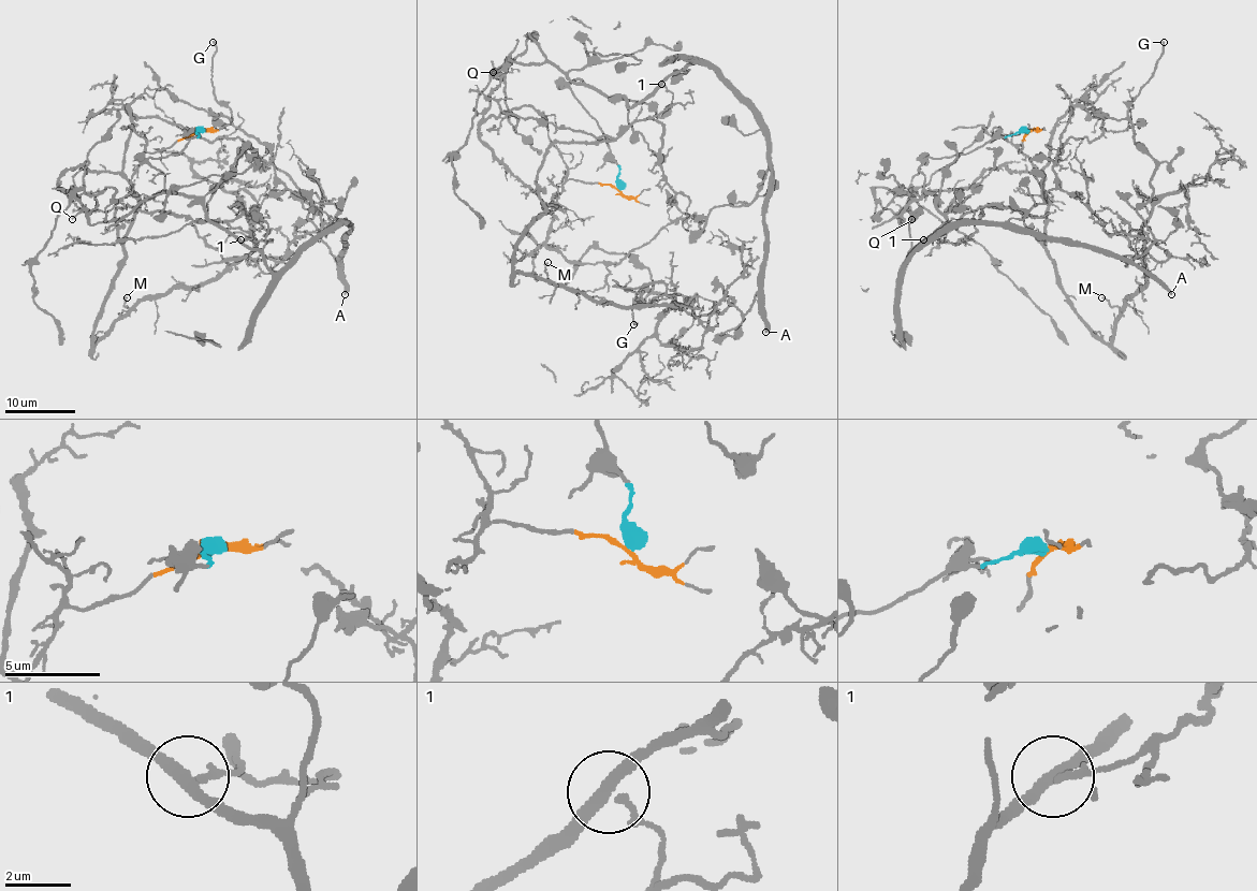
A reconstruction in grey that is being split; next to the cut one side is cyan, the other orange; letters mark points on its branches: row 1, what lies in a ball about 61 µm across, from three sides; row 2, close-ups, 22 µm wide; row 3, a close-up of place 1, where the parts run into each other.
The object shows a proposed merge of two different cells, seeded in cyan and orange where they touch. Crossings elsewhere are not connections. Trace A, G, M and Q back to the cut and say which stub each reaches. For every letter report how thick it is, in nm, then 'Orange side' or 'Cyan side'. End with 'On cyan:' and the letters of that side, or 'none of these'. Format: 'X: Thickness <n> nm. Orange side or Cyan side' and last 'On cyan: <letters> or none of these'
A: Thickness 320 nm. Cyan side
G: Thickness 240 nm. Cyan side
M: Thickness 160 nm. Orange side
Q: Thickness 130 nm. Cyan side
On cyan: A, G, Q

